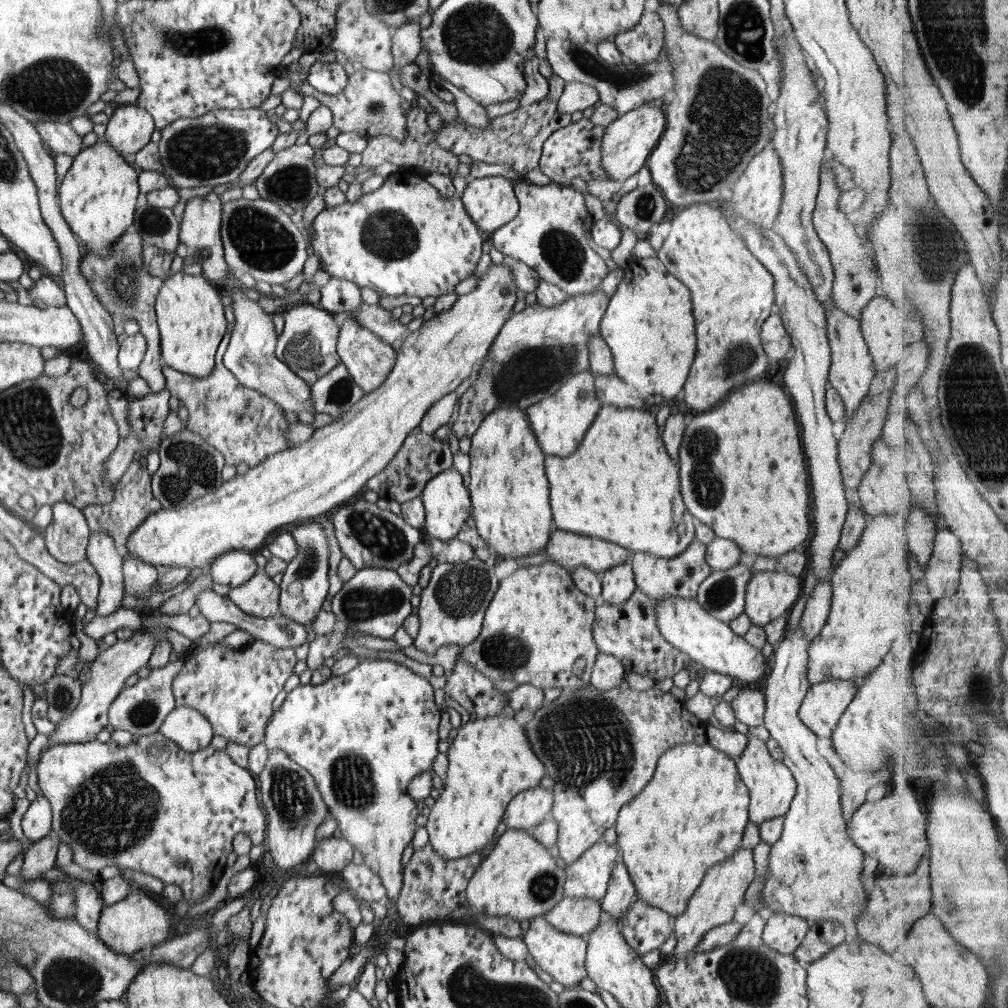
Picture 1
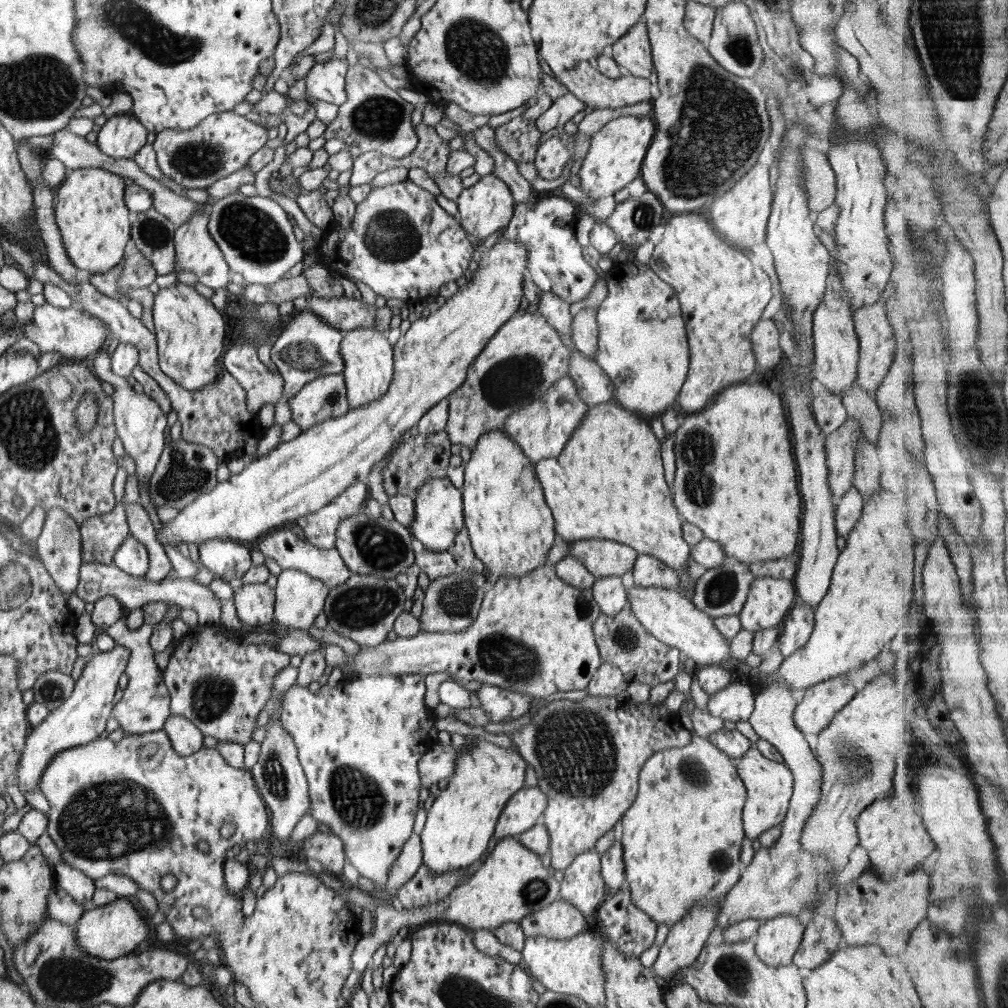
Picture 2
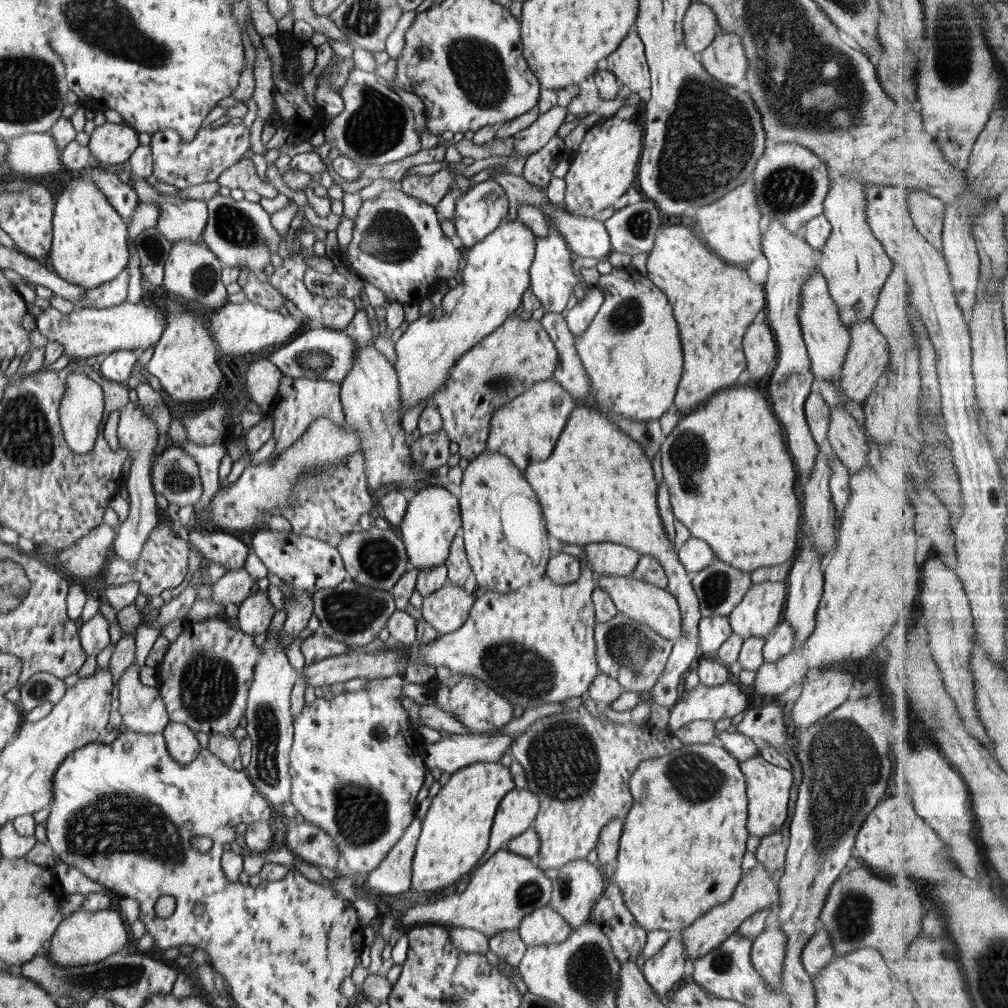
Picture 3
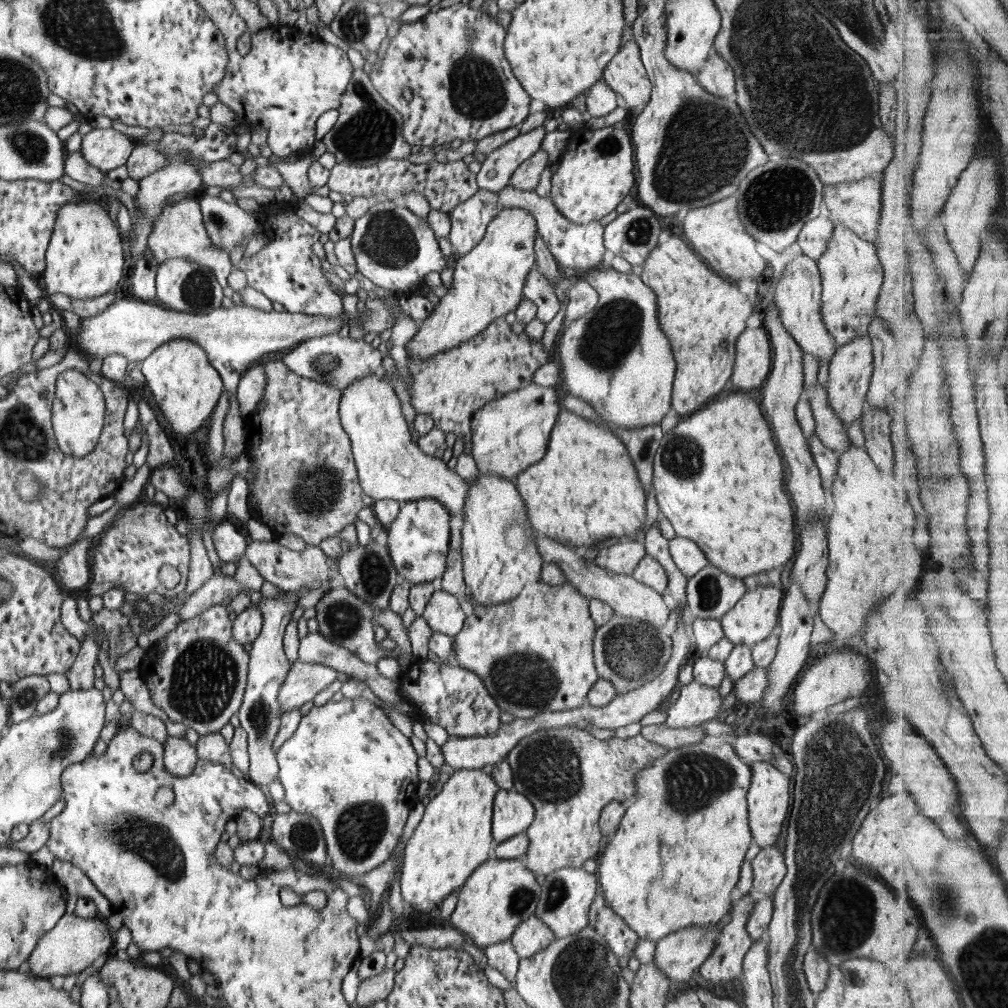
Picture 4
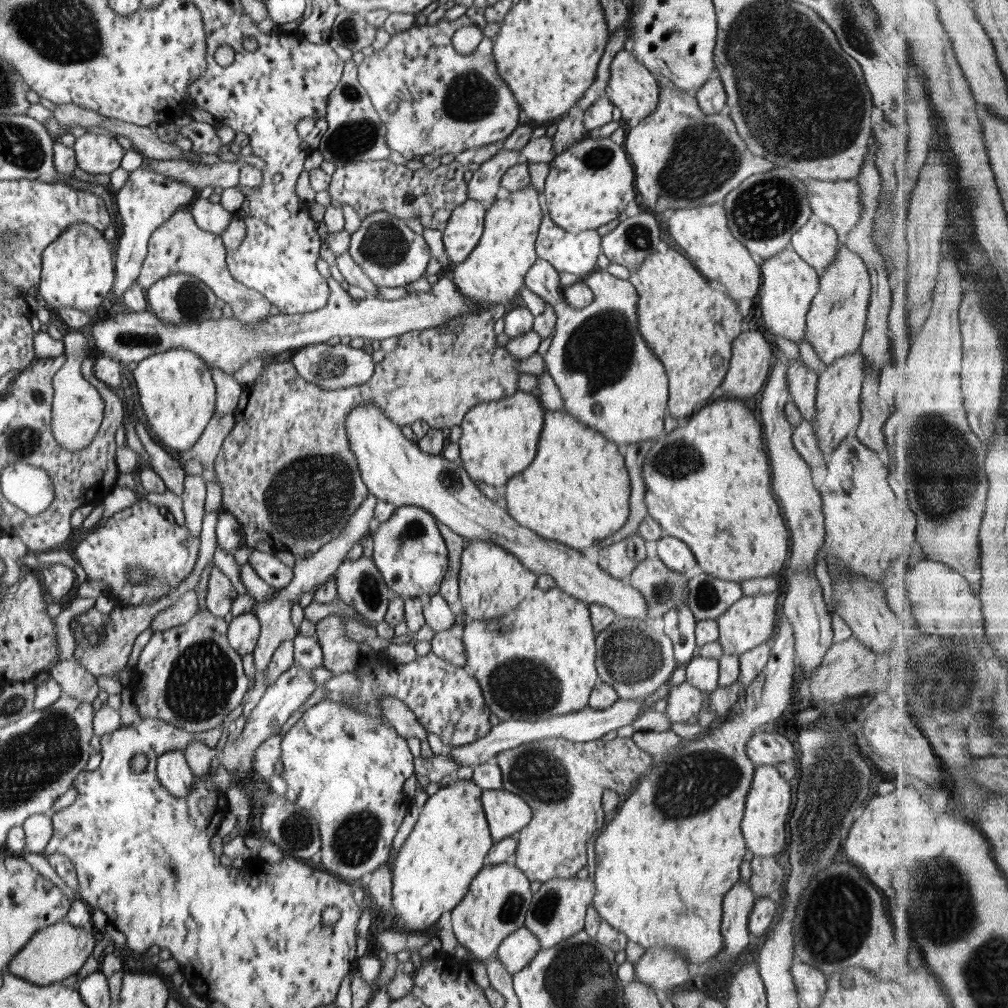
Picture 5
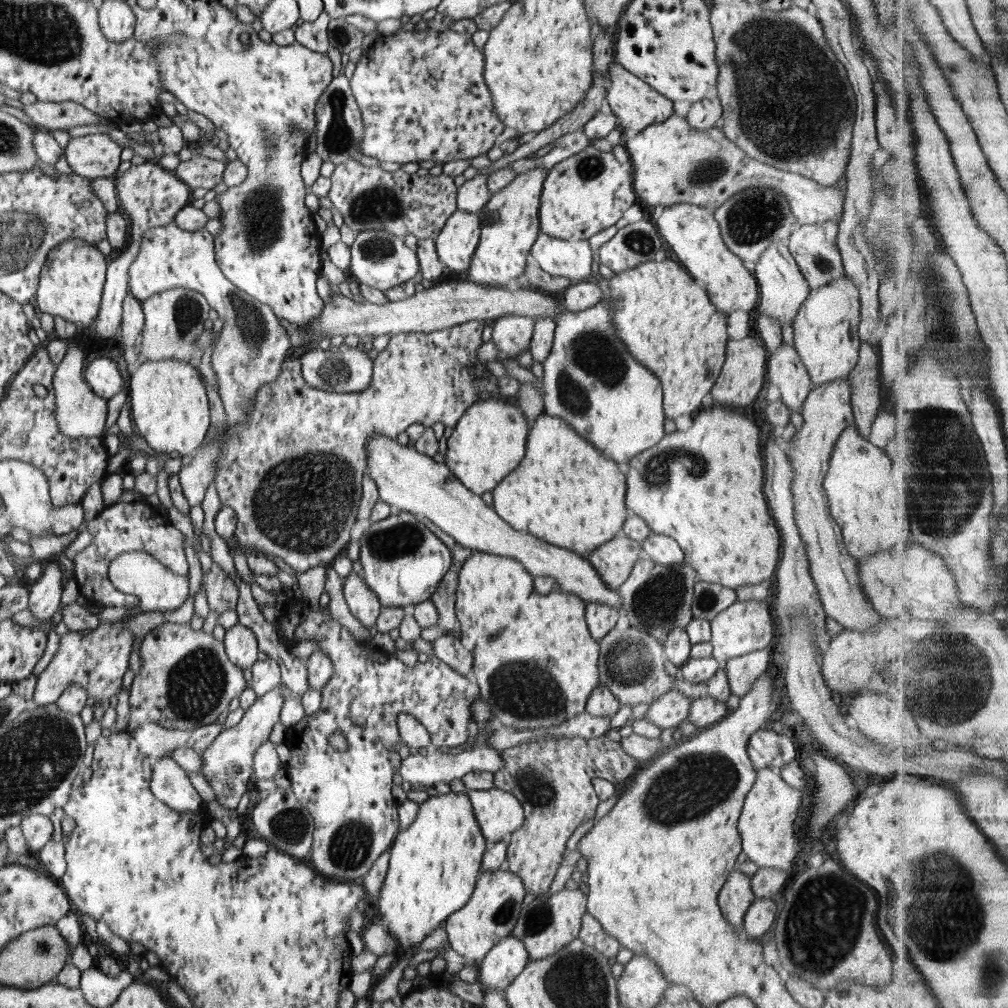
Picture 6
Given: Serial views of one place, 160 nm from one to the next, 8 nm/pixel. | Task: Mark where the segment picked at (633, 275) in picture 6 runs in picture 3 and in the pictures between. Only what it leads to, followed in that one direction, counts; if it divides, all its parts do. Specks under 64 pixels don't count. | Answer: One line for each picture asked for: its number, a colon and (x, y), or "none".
3: (714, 303)
4: (702, 315)
5: (690, 324)

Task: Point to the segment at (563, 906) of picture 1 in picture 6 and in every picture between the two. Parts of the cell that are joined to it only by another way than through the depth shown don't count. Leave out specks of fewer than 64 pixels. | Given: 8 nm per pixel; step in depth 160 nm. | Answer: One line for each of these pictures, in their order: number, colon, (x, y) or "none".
2: (559, 920)
3: (543, 926)
4: (532, 935)
5: (519, 948)
6: (507, 958)

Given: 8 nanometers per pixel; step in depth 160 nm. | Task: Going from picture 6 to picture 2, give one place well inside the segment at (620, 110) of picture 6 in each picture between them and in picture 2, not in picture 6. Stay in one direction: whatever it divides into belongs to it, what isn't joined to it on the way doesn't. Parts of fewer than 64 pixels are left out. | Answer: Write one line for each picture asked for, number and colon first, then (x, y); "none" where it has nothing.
2: (633, 51)
3: (628, 62)
4: (625, 73)
5: (633, 88)

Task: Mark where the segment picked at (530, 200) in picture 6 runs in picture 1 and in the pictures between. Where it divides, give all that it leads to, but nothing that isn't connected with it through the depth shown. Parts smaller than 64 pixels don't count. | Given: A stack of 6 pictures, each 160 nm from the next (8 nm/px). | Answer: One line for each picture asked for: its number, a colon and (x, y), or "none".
1: (306, 480)
2: (431, 359)
3: (492, 285)
4: (488, 282)
5: (496, 269)

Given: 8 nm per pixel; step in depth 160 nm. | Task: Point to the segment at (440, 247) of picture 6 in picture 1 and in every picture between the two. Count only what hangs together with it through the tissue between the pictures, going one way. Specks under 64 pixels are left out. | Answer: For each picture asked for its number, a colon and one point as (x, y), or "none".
1: (491, 202)
2: (485, 207)
3: (480, 211)
4: (469, 221)
5: (464, 228)

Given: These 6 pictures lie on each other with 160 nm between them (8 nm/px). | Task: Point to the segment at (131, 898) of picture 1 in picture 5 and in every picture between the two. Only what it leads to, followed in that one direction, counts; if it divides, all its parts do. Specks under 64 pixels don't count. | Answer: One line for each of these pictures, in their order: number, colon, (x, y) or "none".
2: (114, 930)
3: (83, 937)
4: (69, 948)
5: (58, 951)

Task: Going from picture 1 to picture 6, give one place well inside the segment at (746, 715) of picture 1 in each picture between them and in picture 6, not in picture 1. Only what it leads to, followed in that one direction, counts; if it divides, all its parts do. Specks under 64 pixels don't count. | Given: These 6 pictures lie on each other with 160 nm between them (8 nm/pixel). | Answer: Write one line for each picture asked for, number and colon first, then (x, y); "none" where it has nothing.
2: (736, 702)
3: (704, 703)
4: (697, 703)
5: (684, 702)
6: (670, 709)

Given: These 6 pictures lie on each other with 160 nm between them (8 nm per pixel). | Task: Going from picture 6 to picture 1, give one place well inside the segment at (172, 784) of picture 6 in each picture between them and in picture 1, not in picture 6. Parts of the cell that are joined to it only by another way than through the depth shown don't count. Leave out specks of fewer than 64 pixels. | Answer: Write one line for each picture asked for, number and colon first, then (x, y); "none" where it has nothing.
1: (186, 727)
2: (186, 738)
3: (181, 742)
4: (179, 756)
5: (173, 770)

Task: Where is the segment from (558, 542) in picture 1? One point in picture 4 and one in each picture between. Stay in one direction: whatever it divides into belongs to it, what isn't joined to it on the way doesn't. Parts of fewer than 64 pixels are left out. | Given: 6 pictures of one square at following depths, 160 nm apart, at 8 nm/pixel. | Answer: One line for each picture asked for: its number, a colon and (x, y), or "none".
2: (603, 558)
3: (611, 559)
4: (621, 558)

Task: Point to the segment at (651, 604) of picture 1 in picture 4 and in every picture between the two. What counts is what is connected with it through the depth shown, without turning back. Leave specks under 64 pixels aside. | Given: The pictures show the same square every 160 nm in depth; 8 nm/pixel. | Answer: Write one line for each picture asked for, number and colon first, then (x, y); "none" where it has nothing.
2: (621, 640)
3: (631, 653)
4: (626, 653)

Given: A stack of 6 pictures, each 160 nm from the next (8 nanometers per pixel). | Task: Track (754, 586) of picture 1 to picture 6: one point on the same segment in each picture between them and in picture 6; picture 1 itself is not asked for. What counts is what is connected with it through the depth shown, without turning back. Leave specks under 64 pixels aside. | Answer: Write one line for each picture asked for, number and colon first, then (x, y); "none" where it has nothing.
2: (768, 600)
3: (761, 611)
4: (754, 617)
5: (749, 622)
6: (745, 627)

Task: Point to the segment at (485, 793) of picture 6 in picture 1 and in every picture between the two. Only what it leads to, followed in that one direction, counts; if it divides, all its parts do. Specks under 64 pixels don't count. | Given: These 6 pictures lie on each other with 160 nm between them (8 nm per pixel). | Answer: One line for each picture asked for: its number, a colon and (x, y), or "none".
1: (528, 809)
2: (525, 807)
3: (517, 810)
4: (513, 813)
5: (507, 814)

